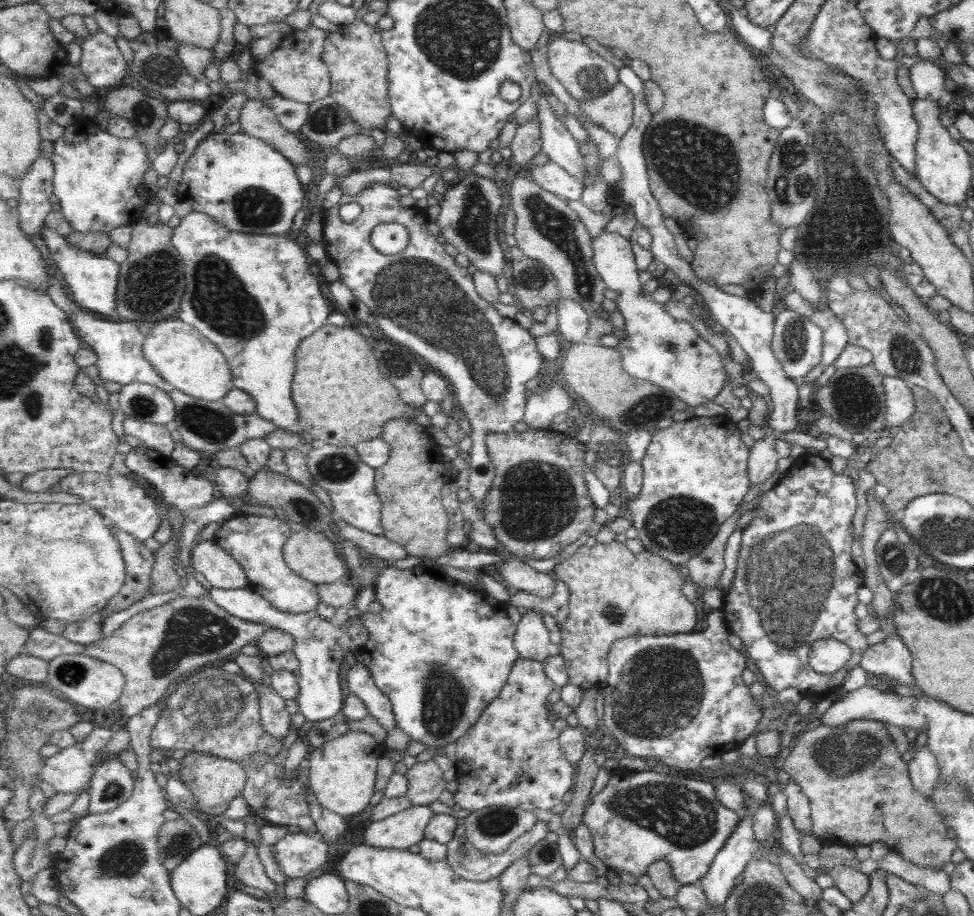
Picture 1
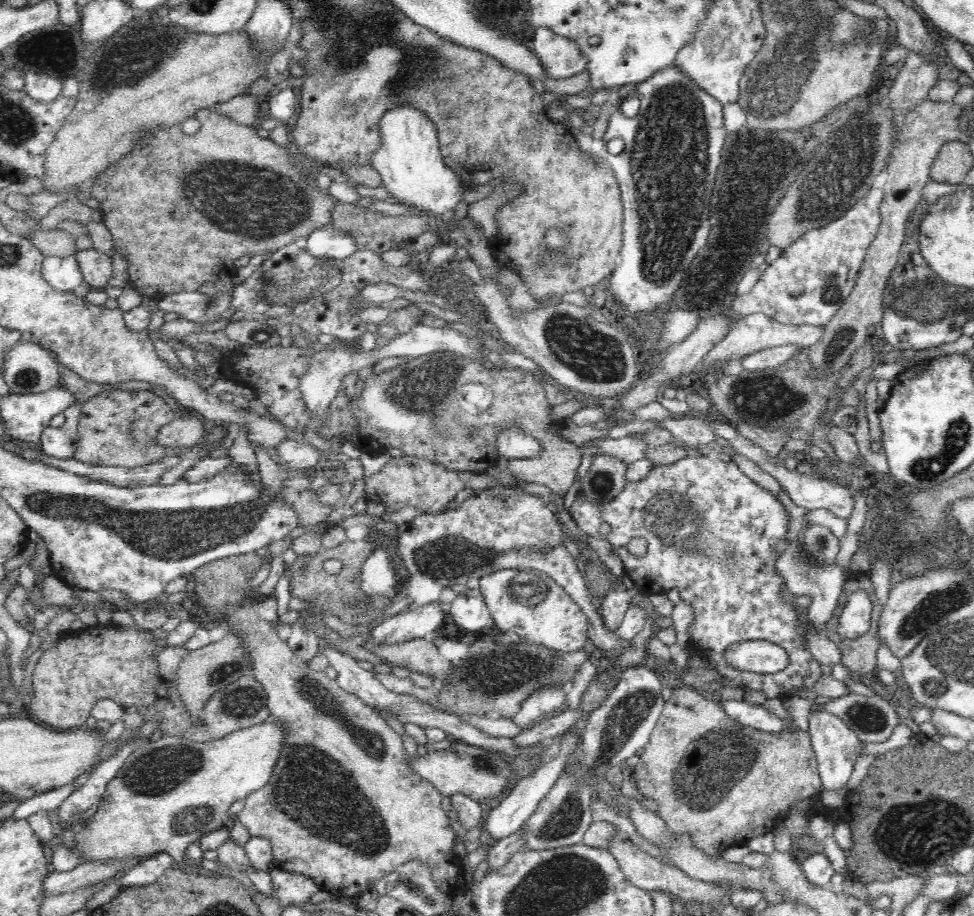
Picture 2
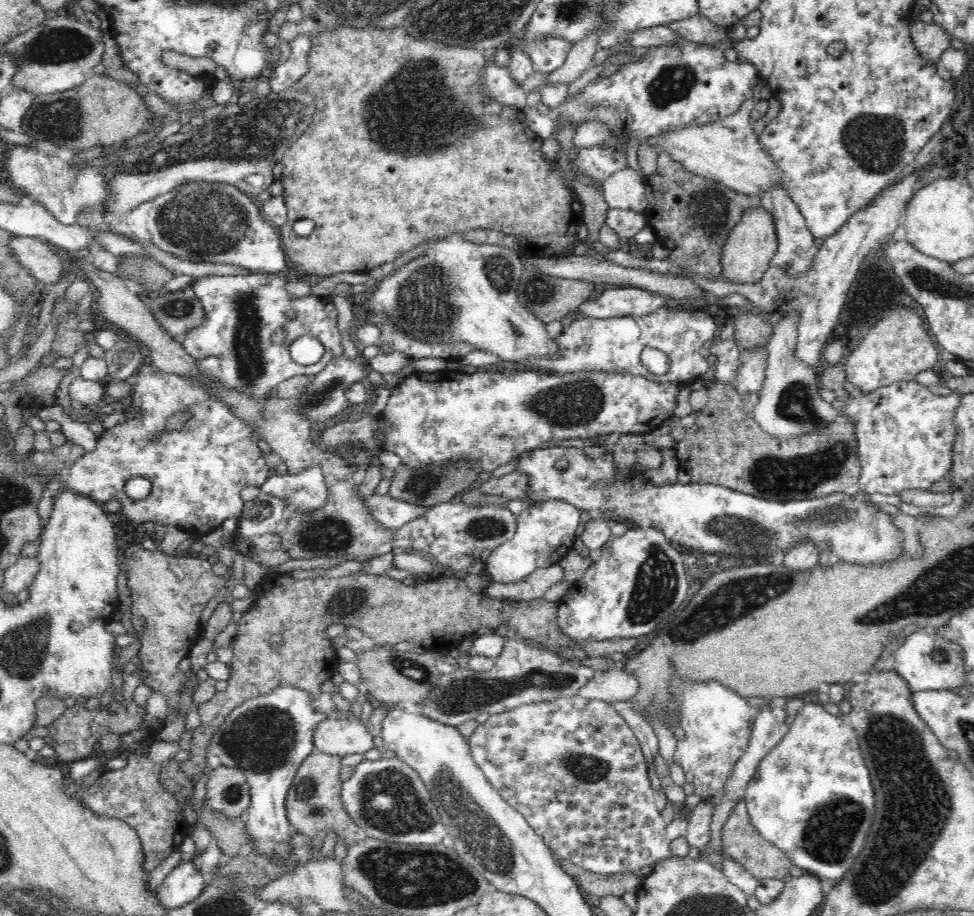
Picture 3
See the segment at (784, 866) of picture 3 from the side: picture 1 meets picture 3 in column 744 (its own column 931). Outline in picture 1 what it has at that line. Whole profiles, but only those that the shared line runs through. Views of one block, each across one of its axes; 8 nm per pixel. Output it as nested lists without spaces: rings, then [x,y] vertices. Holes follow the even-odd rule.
[[[859,719],[839,726],[819,723],[815,728],[800,732],[795,745],[783,758],[781,769],[799,785],[807,798],[812,822],[810,830],[822,845],[836,843],[854,848],[880,842],[898,853],[903,860],[923,868],[942,867],[950,861],[956,849],[955,838],[947,836],[948,830],[934,804],[911,786],[906,763],[901,762],[889,733],[879,721]]]

